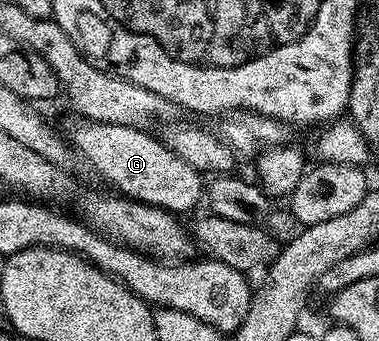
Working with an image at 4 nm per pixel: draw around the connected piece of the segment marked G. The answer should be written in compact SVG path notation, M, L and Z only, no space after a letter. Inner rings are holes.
M80 121L80 124L70 134L70 142L81 156L88 158L88 163L108 183L113 183L119 194L136 199L139 203L148 203L151 207L163 207L165 211L181 213L180 211L192 211L201 205L205 198L206 179L201 172L194 169L178 153L174 153L164 143L161 143L155 134L139 127L127 127L126 125L110 125L109 123L93 123Z

